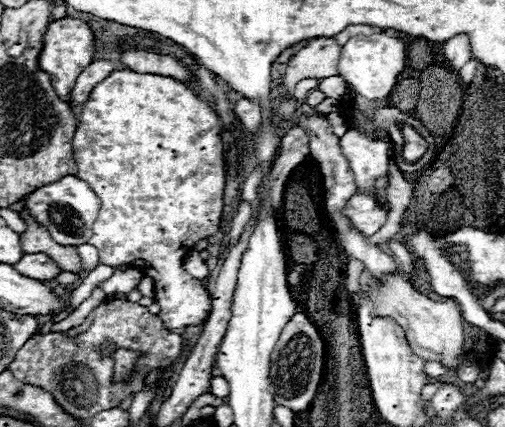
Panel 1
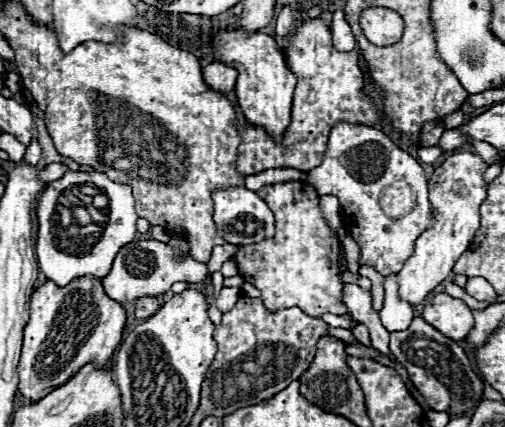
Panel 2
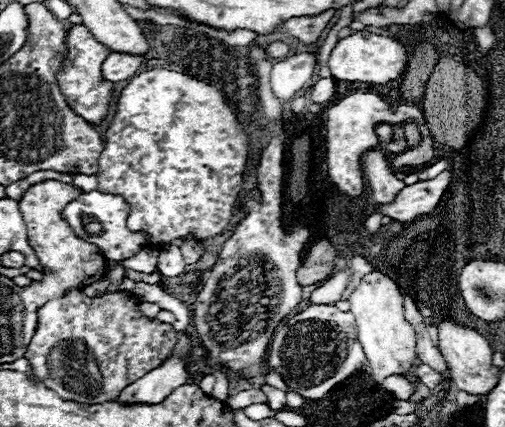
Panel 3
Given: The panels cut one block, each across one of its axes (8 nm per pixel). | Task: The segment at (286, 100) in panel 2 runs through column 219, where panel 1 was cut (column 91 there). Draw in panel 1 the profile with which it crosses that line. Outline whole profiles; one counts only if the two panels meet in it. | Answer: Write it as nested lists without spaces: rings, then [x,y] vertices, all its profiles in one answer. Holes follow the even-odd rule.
[[[60,18],[48,24],[46,34],[44,34],[44,46],[38,58],[38,66],[42,72],[50,76],[50,82],[62,100],[68,100],[78,74],[92,62],[92,58],[94,58],[94,36],[86,22],[76,20],[76,18]]]

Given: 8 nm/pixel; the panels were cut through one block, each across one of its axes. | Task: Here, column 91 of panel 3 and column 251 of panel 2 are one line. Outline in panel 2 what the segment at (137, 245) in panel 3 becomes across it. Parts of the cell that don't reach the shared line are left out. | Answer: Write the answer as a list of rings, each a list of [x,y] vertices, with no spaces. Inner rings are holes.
[[[244,186],[216,188],[212,192],[212,200],[214,200],[214,224],[218,226],[218,236],[222,236],[224,242],[228,244],[260,242],[266,238],[266,226],[268,238],[274,234],[274,214],[256,192],[246,190]]]

